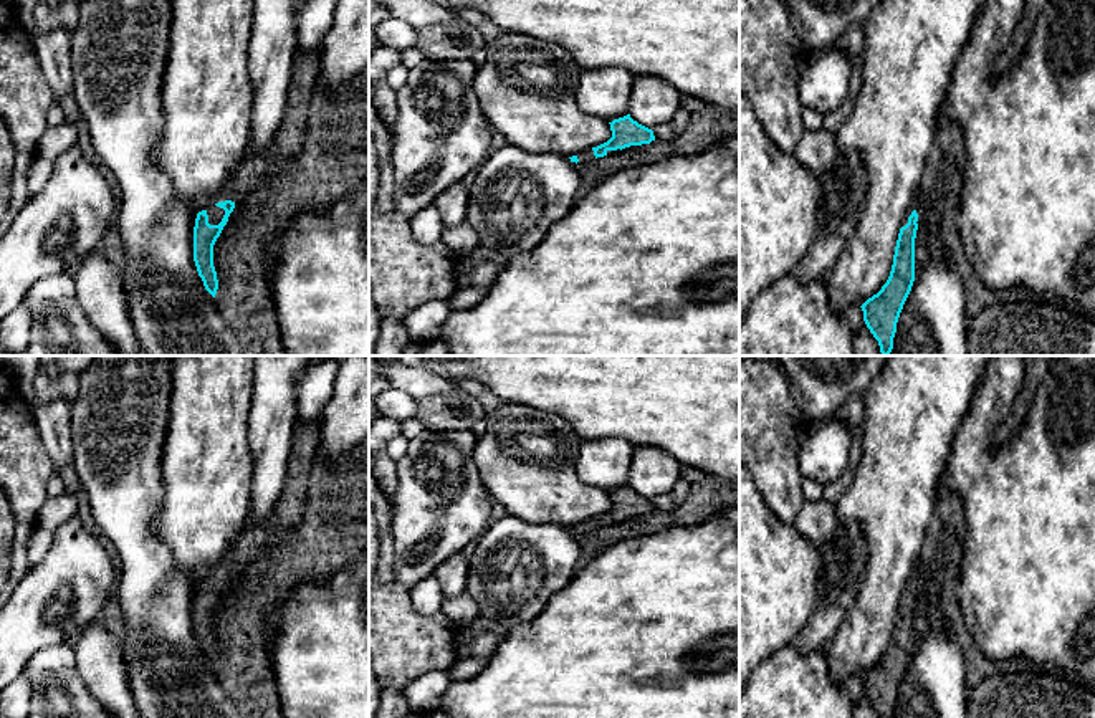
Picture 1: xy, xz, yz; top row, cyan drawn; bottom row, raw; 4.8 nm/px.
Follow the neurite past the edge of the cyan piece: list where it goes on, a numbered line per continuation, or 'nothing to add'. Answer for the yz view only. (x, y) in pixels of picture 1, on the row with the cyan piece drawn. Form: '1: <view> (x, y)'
1: yz (917, 202)

